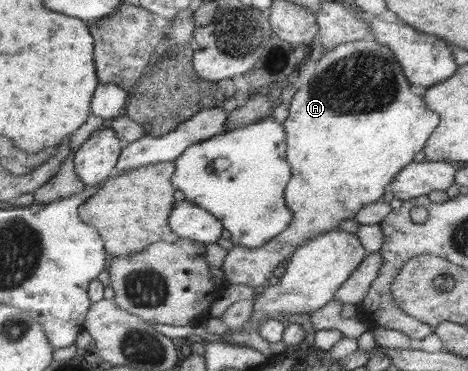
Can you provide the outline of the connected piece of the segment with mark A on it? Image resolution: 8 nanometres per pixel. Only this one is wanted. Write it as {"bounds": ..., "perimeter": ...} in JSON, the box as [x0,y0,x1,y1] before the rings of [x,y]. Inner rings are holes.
{"bounds":[222,36,441,291],"perimeter":[[[373,36],[361,41],[338,45],[333,51],[324,53],[316,63],[315,72],[309,79],[309,83],[297,89],[290,104],[290,112],[283,122],[283,125],[285,125],[285,133],[287,133],[287,157],[289,163],[292,165],[292,181],[289,182],[289,187],[286,187],[285,199],[289,201],[289,209],[293,212],[293,219],[284,233],[281,233],[280,236],[275,237],[275,239],[269,241],[266,245],[257,247],[257,249],[247,249],[245,246],[235,246],[232,250],[229,250],[228,254],[225,256],[222,267],[225,278],[229,283],[237,285],[242,283],[258,291],[265,288],[268,285],[269,277],[273,275],[275,267],[281,265],[281,261],[285,261],[285,259],[289,261],[292,255],[310,240],[322,234],[341,229],[340,225],[344,223],[346,219],[356,219],[357,214],[363,208],[368,207],[368,205],[373,205],[383,199],[383,193],[391,187],[395,178],[399,176],[399,173],[413,163],[415,155],[417,155],[419,151],[424,151],[425,146],[428,145],[429,139],[441,124],[441,115],[429,110],[429,106],[427,106],[427,102],[425,102],[423,95],[419,96],[411,93],[411,84],[400,62],[397,61],[396,55],[391,51],[391,48],[381,45]]]}

